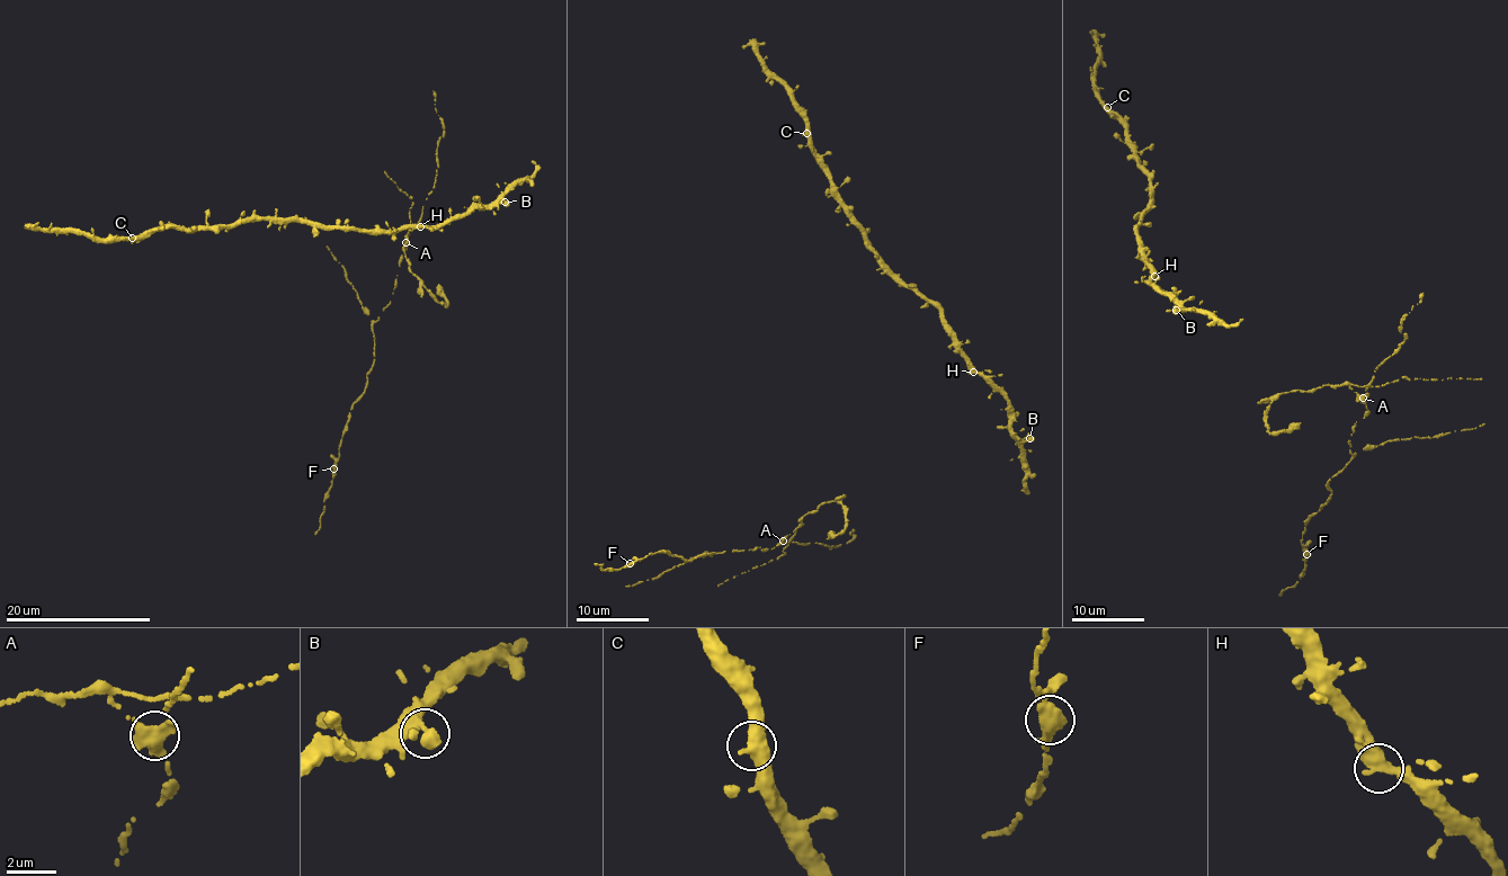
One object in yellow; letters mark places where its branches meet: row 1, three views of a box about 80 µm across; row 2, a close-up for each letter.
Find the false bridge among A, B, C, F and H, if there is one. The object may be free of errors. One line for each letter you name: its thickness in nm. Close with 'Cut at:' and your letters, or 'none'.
A: calibre 500 nm
Cut at: A

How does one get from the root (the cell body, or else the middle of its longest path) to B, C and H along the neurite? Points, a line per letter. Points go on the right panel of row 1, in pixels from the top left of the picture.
B: (1193, 300), (1184, 302), (1181, 311), (1176, 310)
C: (1193, 300), (1172, 297), (1152, 282), (1138, 230), (1142, 215), (1153, 206), (1153, 195), (1125, 126), (1107, 107)
H: (1193, 300), (1181, 301), (1158, 289), (1151, 279), (1154, 276)

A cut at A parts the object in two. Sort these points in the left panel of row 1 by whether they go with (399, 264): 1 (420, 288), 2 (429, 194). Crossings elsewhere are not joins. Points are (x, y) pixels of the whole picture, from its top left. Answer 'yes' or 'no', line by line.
1: no
2: yes

